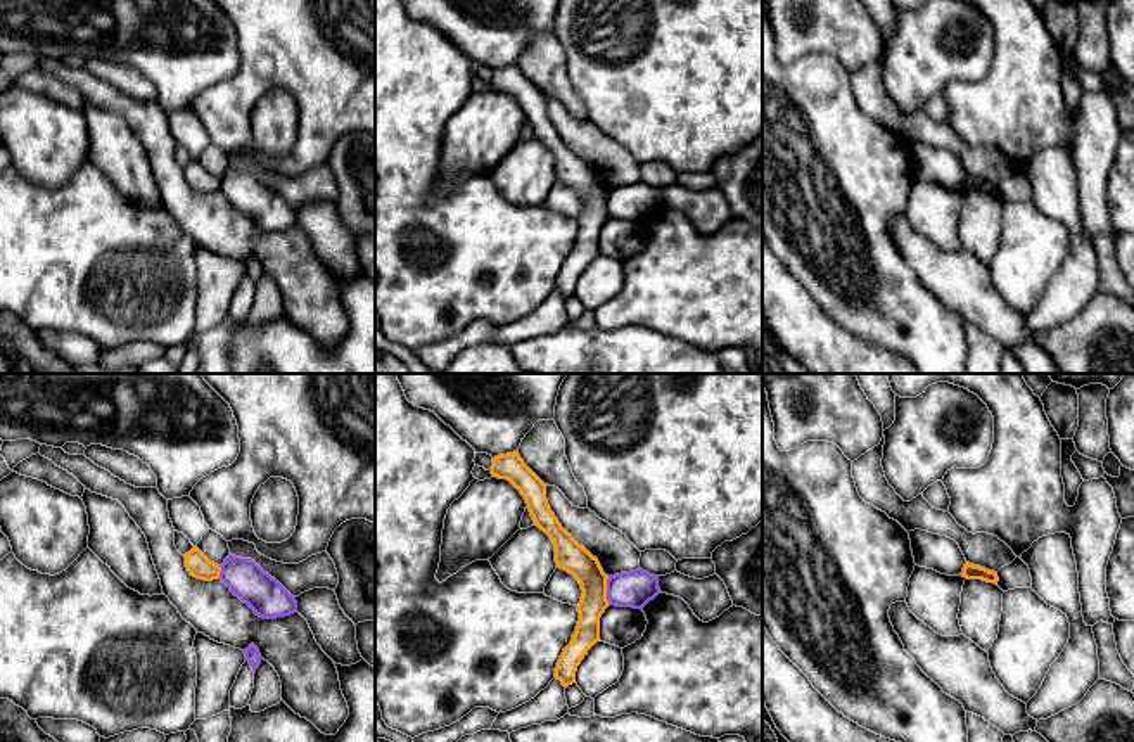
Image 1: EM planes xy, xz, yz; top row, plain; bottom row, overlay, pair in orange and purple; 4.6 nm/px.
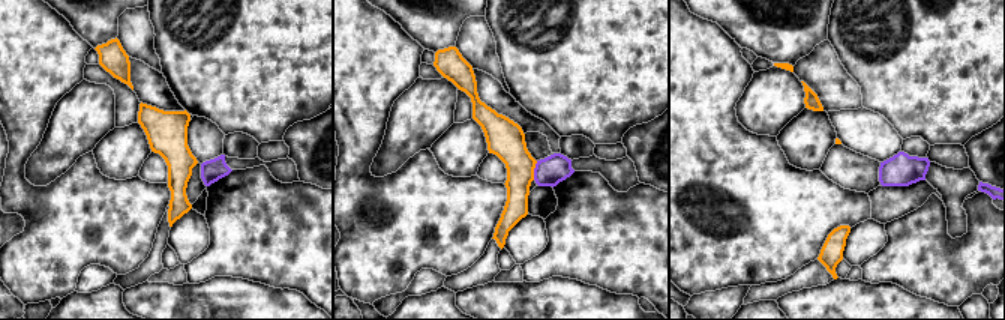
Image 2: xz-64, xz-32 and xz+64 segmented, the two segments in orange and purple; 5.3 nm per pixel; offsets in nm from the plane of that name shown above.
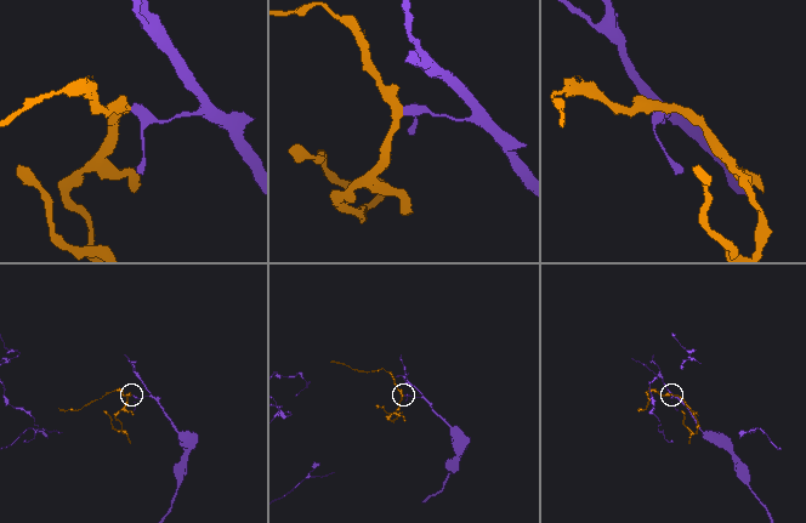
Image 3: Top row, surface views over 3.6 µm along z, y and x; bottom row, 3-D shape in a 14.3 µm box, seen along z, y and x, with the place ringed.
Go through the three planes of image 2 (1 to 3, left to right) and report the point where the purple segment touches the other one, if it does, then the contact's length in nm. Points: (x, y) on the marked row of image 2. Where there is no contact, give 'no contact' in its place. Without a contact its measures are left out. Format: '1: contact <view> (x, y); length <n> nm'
1: no contact
2: contact xz-32 (533, 170); length 110 nm
3: no contact

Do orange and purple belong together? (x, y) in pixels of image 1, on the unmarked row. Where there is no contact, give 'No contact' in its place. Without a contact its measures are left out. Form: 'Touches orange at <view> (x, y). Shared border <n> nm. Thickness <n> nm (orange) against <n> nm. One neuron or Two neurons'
Touches orange at xz (605, 203). Shared border 140 nm. Thickness 140 nm (orange) against 170 nm. Two neurons

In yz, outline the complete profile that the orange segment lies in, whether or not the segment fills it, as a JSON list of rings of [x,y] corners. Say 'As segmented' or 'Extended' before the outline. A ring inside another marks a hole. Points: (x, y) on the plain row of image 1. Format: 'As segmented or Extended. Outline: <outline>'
As segmented. Outline: [[[970,175],[965,176],[961,189],[966,192],[982,192],[982,194],[994,195],[994,197],[997,197],[999,194],[997,185],[989,183],[980,178],[973,178]]]

